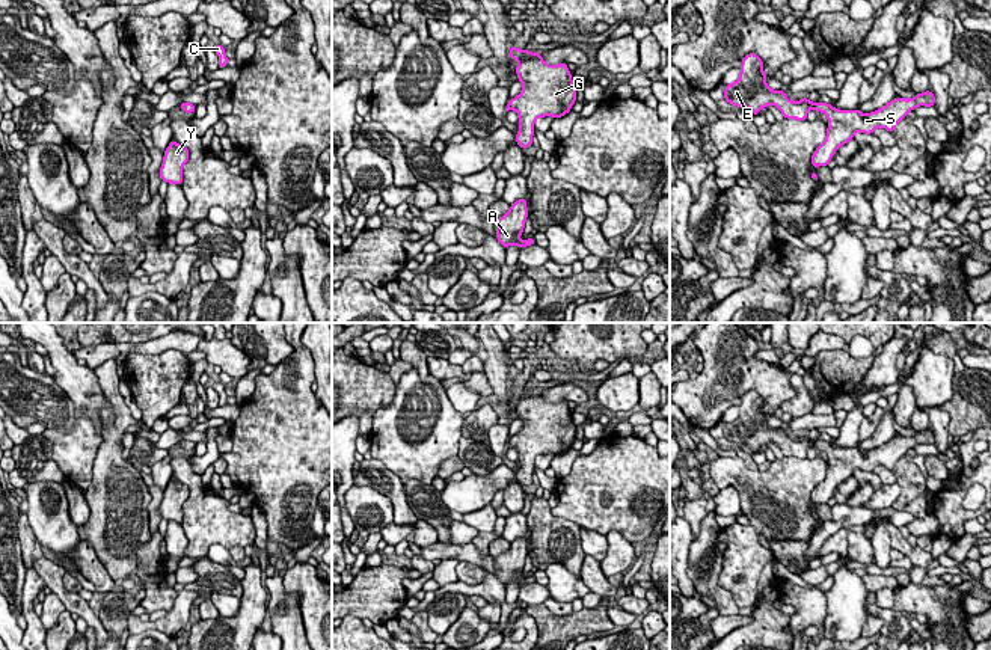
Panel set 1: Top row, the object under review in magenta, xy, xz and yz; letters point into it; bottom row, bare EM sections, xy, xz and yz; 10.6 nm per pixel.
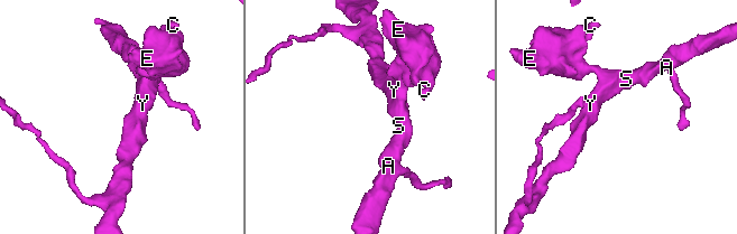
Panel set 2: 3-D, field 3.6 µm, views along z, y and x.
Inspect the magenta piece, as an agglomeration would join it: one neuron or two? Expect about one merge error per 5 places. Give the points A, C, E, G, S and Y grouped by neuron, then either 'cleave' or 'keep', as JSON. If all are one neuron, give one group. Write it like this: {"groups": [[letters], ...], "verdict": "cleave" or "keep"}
{"groups": [["A", "C", "E", "G", "S", "Y"]], "verdict": "keep"}

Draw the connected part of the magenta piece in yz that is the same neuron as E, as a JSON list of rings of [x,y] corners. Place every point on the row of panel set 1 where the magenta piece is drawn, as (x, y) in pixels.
[[[748,53],[742,59],[739,78],[724,87],[724,100],[739,107],[748,107],[753,115],[759,115],[769,104],[777,106],[787,119],[807,121],[807,112],[815,109],[828,118],[825,142],[821,143],[812,155],[812,167],[828,166],[834,152],[854,139],[857,131],[872,134],[878,127],[893,133],[897,122],[919,106],[932,107],[935,97],[931,90],[917,94],[911,100],[894,98],[884,107],[861,115],[855,110],[839,110],[827,103],[812,103],[808,98],[799,98],[799,103],[790,101],[784,90],[771,90],[765,81],[763,60],[756,53]]]

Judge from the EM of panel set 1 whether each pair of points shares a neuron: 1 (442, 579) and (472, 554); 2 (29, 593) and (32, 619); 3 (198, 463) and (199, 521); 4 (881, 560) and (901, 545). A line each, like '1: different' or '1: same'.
1: different
2: same
3: different
4: different

